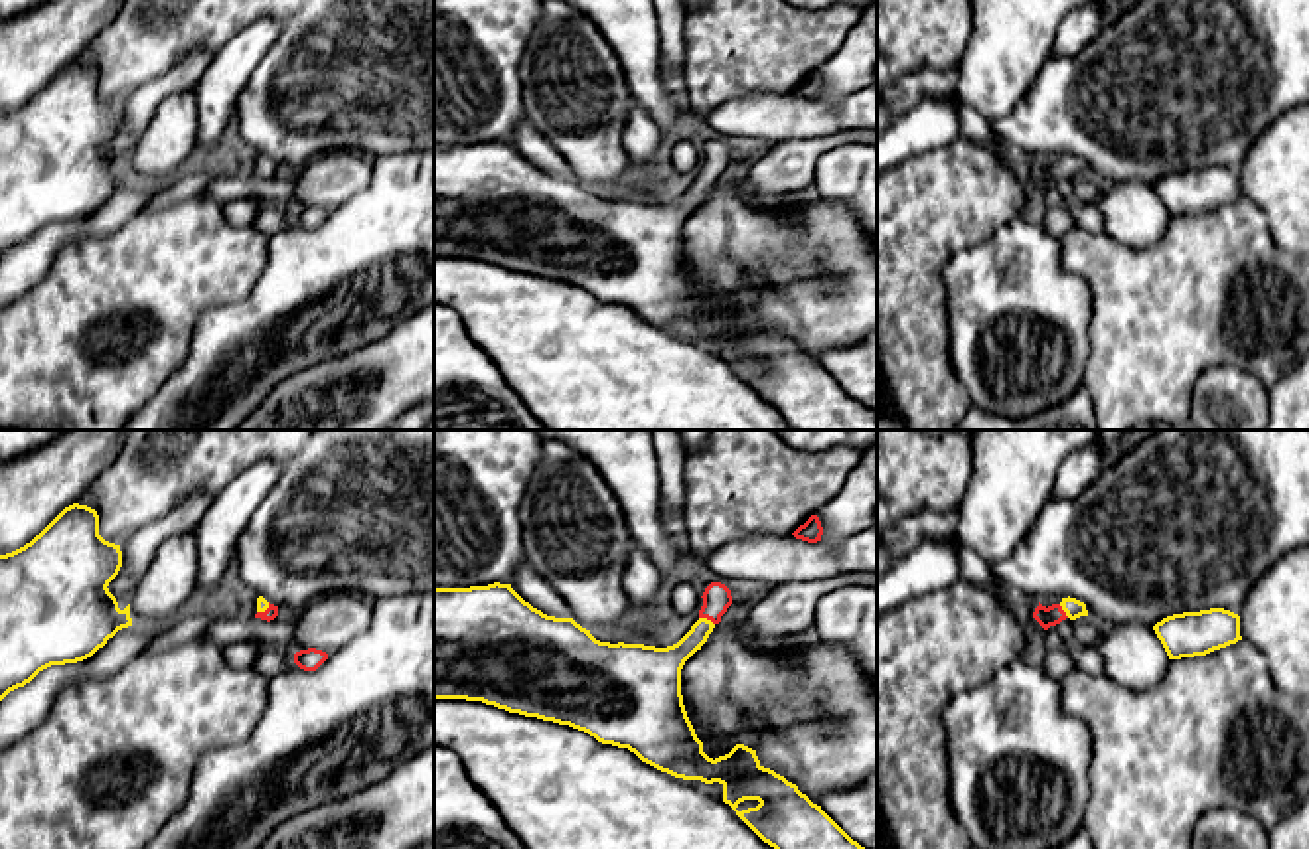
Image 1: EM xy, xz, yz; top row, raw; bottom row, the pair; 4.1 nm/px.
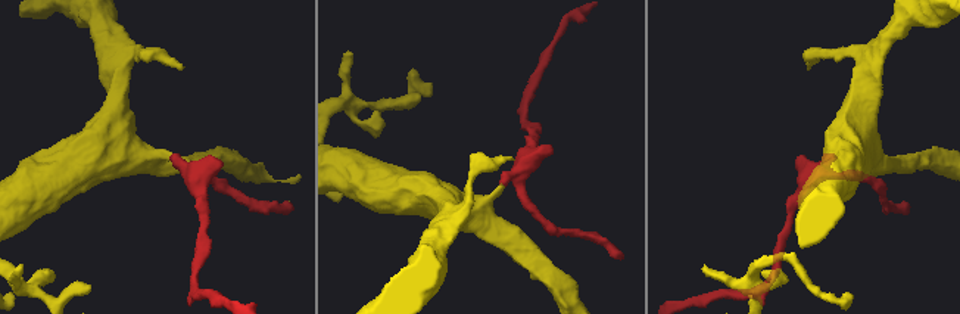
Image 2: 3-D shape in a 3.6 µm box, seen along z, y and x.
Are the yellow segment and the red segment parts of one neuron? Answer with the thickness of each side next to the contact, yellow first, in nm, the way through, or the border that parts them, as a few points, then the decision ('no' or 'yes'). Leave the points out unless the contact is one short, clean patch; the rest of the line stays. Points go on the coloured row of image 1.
140 nm thick on the yellow side, 110 nm on the other; yes

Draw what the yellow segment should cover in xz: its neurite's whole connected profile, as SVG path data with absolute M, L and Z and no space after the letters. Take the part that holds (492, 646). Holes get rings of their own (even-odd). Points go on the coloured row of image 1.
M511 584L470 588L434 588L434 699L482 701L509 713L537 717L584 731L602 744L628 748L642 762L683 780L719 782L723 802L774 849L865 849L853 841L823 810L796 784L764 768L756 750L736 744L729 754L709 758L687 717L681 695L681 669L701 650L715 624L699 618L673 646L610 644L596 640L573 618L547 616L525 602Z

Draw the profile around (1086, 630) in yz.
M1080 616L1072 620L1072 630L1080 646L1096 646L1102 634L1102 624L1094 622L1090 616Z

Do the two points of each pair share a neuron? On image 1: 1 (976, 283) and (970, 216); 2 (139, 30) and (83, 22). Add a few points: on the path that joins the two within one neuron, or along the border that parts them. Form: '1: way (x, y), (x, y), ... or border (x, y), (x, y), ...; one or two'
1: border (1011, 220), (958, 249), (942, 281); two
2: border (113, 20), (76, 60); two

